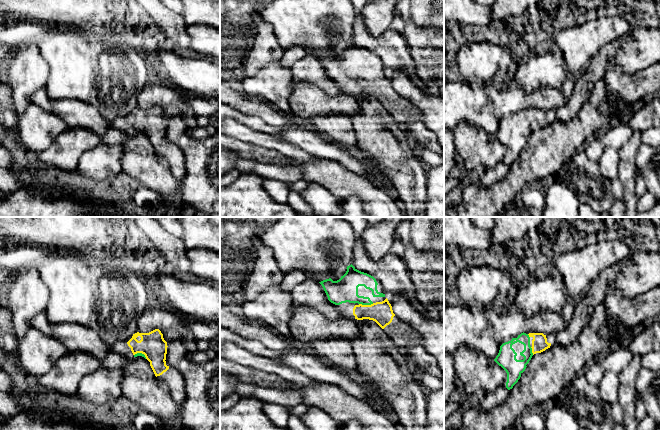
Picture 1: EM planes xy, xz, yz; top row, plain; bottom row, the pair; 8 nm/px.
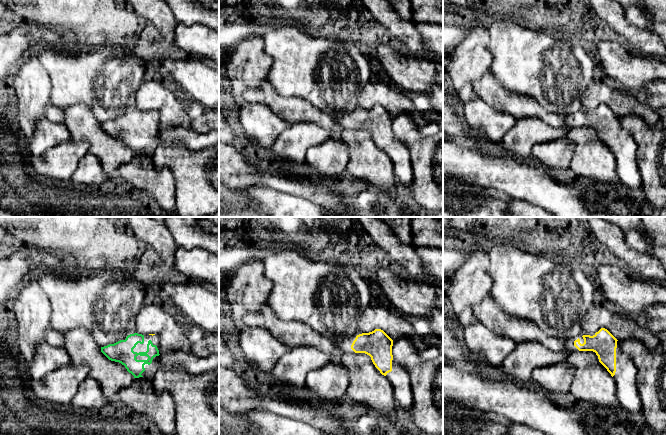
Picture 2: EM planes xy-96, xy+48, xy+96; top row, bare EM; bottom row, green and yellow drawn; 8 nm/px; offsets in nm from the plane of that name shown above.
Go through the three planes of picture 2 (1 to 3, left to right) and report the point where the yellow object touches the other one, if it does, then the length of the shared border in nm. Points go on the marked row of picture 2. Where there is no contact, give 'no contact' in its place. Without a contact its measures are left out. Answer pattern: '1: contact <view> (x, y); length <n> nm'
1: no contact
2: no contact
3: no contact

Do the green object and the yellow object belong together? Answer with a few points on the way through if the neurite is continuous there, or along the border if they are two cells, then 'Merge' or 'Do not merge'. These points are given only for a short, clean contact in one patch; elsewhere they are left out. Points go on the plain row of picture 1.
Path across: xz (345, 65), (354, 74), (366, 80), (373, 87), (381, 88). Merge

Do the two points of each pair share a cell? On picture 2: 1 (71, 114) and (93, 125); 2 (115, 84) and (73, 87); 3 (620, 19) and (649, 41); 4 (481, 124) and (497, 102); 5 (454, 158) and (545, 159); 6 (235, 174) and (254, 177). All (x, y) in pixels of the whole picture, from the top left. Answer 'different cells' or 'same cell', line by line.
1: same cell
2: same cell
3: same cell
4: different cells
5: different cells
6: same cell

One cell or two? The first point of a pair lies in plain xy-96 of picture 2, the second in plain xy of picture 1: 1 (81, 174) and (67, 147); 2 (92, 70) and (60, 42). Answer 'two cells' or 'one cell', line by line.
1: two cells
2: one cell

